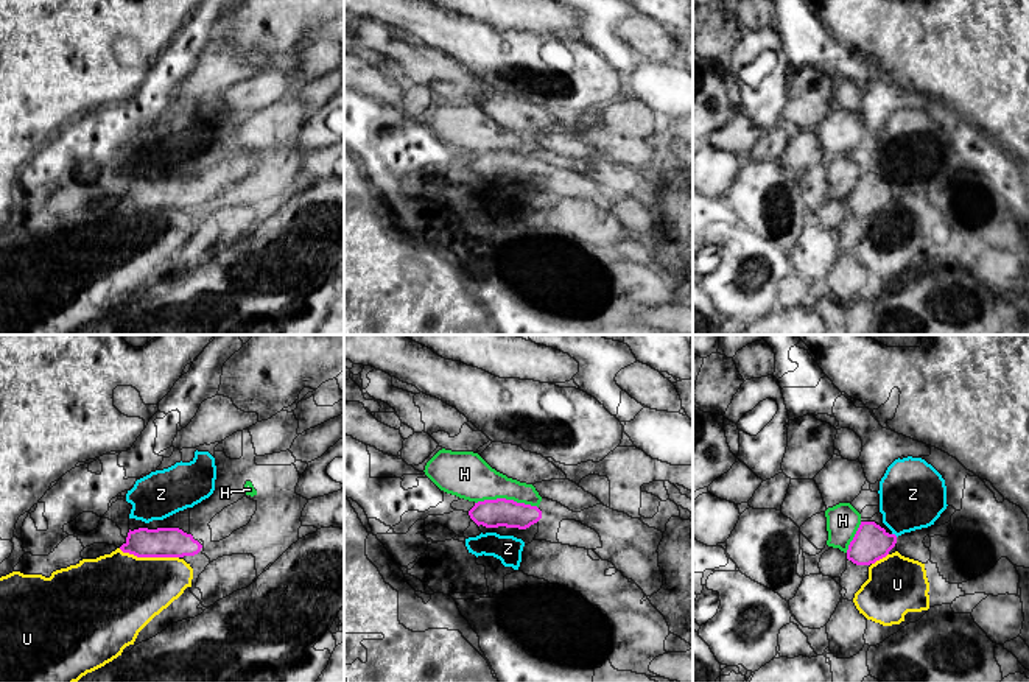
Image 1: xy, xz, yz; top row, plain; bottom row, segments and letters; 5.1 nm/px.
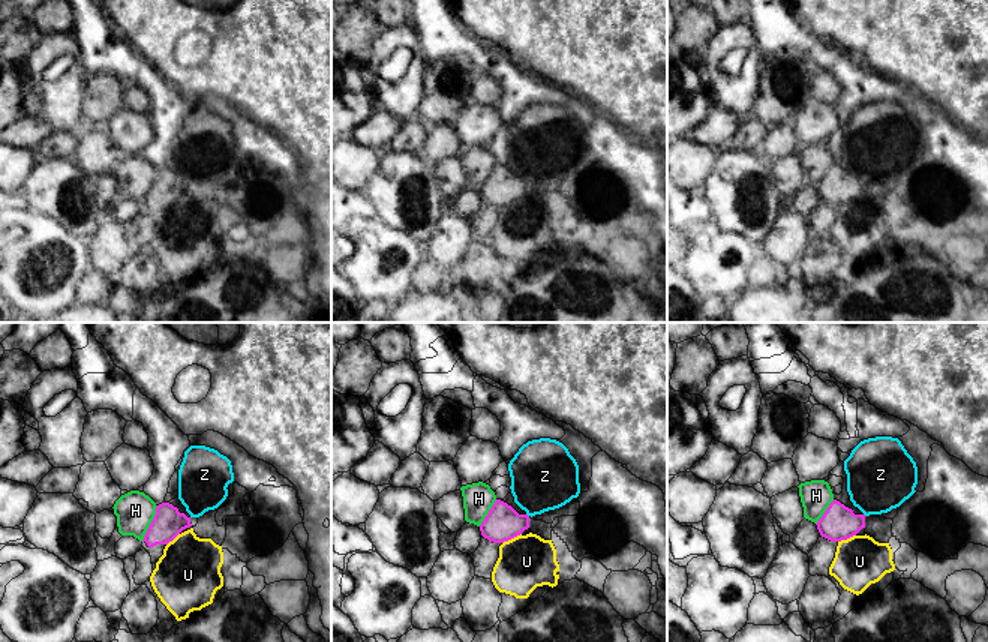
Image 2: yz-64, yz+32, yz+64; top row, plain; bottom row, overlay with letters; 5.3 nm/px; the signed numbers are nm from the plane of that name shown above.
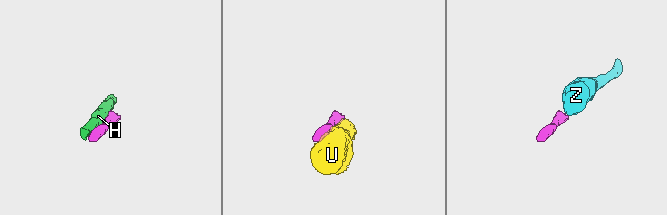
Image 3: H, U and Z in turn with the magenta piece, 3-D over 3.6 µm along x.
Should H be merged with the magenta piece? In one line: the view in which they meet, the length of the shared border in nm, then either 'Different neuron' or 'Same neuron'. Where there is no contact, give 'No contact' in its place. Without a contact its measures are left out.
Touches magenta in xz. Shared border 320 nm. Different neuron

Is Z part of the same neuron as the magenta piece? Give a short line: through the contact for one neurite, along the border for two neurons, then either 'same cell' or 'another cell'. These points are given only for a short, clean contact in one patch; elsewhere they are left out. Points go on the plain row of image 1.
line yz (870, 193), (886, 193), (894, 186), (900, 165), (913, 145); same cell

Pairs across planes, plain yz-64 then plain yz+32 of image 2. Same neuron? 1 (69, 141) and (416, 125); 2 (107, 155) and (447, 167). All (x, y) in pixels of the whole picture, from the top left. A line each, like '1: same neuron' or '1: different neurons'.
1: same neuron
2: different neurons

